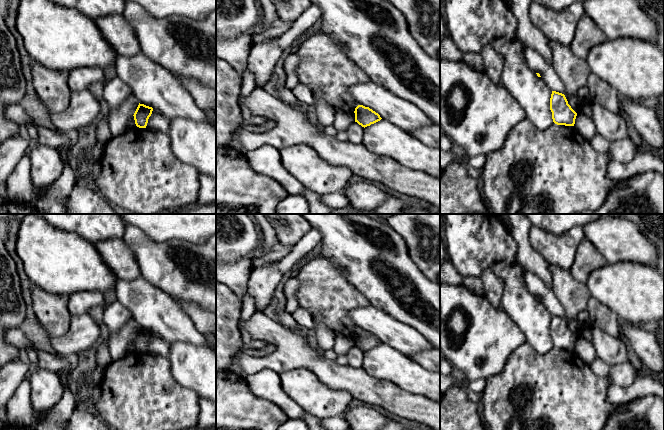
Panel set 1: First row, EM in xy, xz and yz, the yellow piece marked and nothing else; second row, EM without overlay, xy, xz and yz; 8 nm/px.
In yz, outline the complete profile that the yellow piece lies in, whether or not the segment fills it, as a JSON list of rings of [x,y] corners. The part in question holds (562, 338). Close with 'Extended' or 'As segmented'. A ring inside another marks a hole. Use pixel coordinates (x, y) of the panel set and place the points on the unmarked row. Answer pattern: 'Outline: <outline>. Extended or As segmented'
Outline: [[[552,315],[550,322],[550,334],[555,348],[574,350],[577,337],[568,328],[564,318]]]. As segmented

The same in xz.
Outline: [[[358,329],[355,332],[354,337],[355,337],[355,346],[357,346],[364,352],[382,343],[378,337],[376,337],[369,331],[365,331],[363,329]]]. As segmented

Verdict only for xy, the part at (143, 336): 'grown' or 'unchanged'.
unchanged

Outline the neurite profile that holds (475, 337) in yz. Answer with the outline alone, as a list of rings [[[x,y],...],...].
[[[440,284],[440,351],[453,367],[466,376],[466,380],[486,380],[499,374],[508,357],[524,342],[523,332],[501,306],[495,308],[484,295],[476,295],[462,284]]]

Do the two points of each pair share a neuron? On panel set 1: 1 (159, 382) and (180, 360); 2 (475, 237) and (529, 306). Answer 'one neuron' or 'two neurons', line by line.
1: two neurons
2: one neuron

